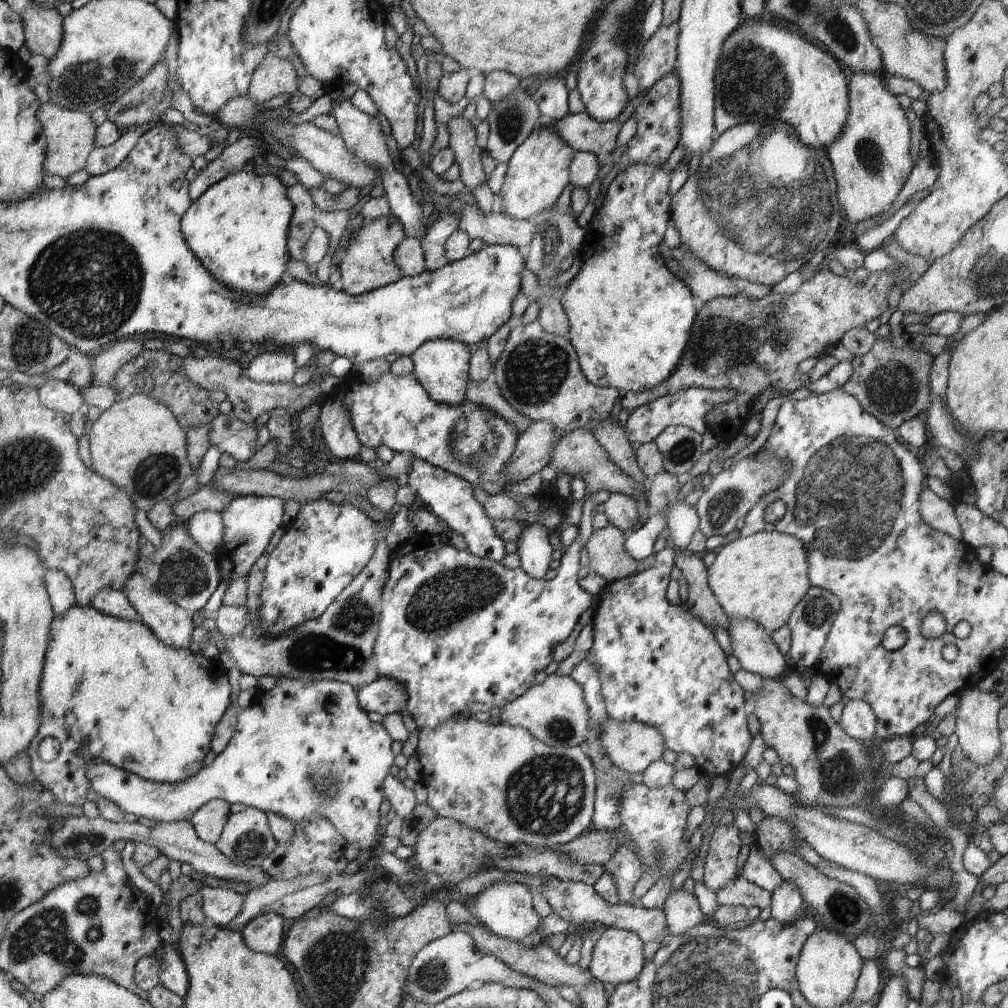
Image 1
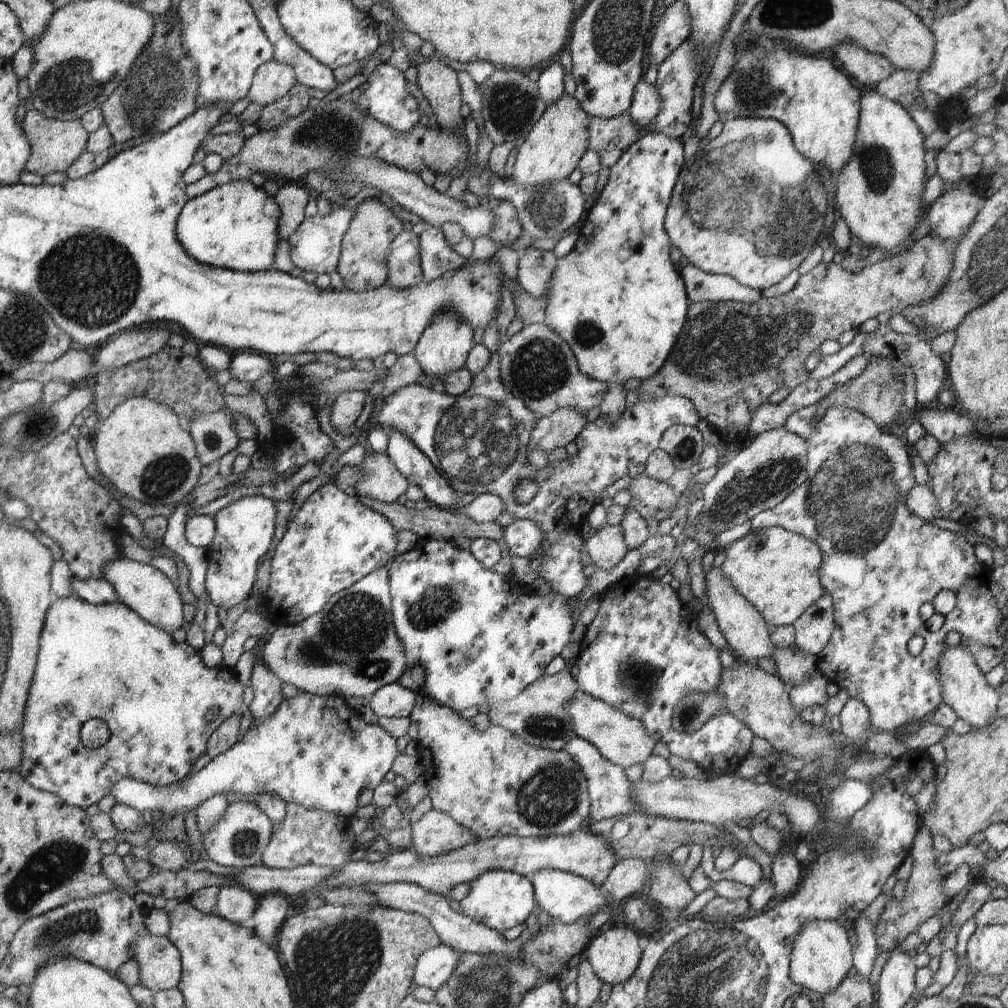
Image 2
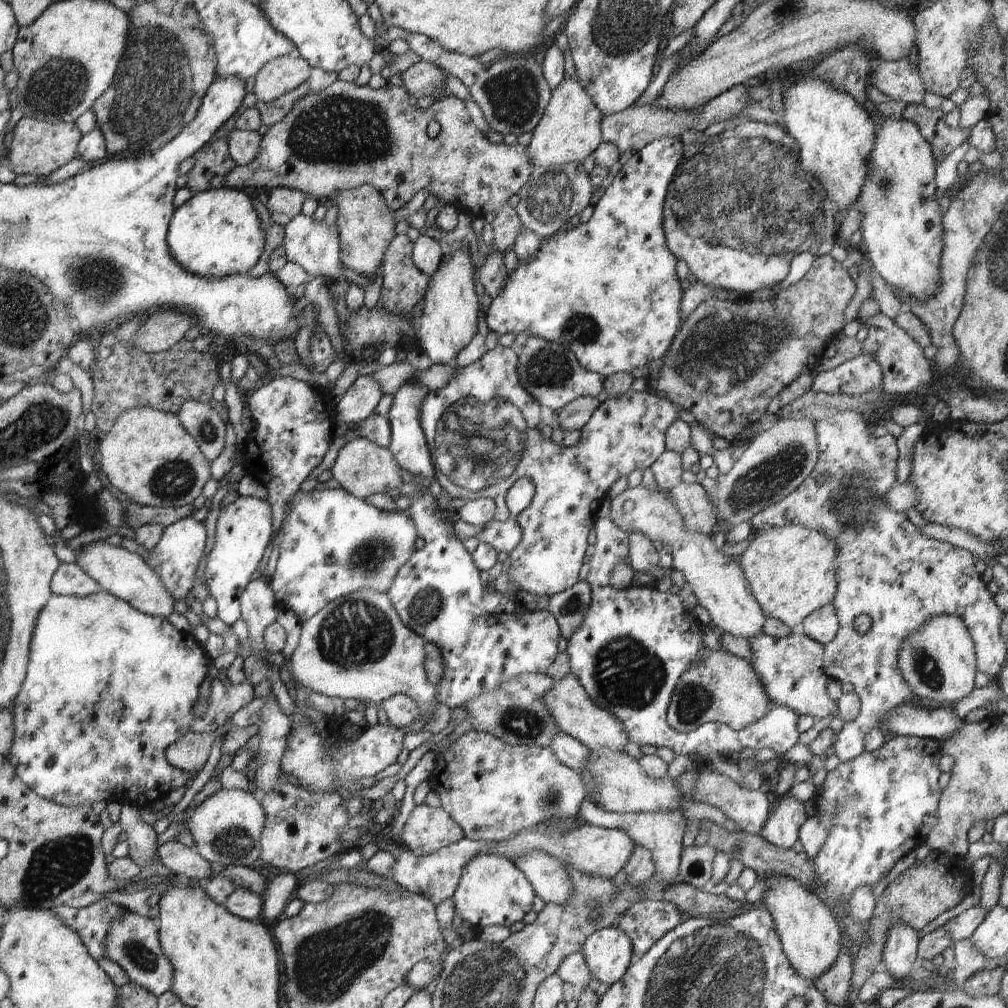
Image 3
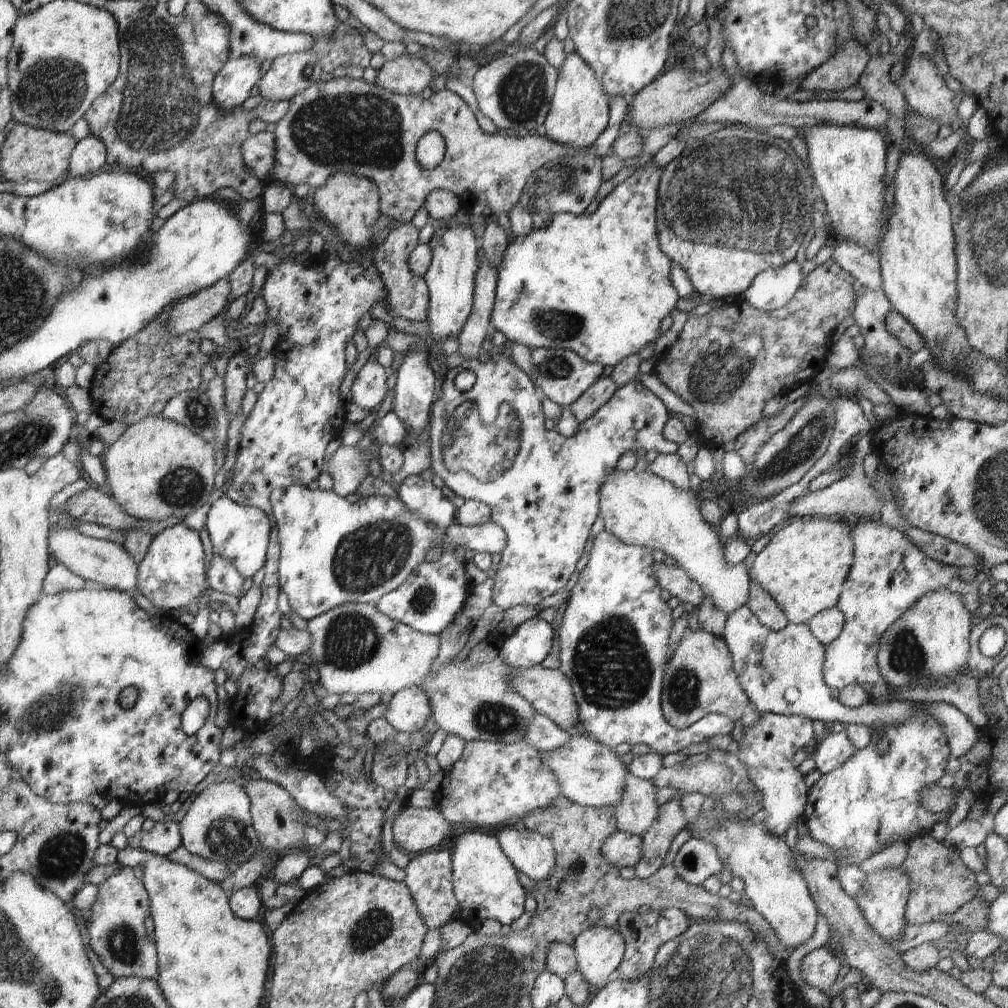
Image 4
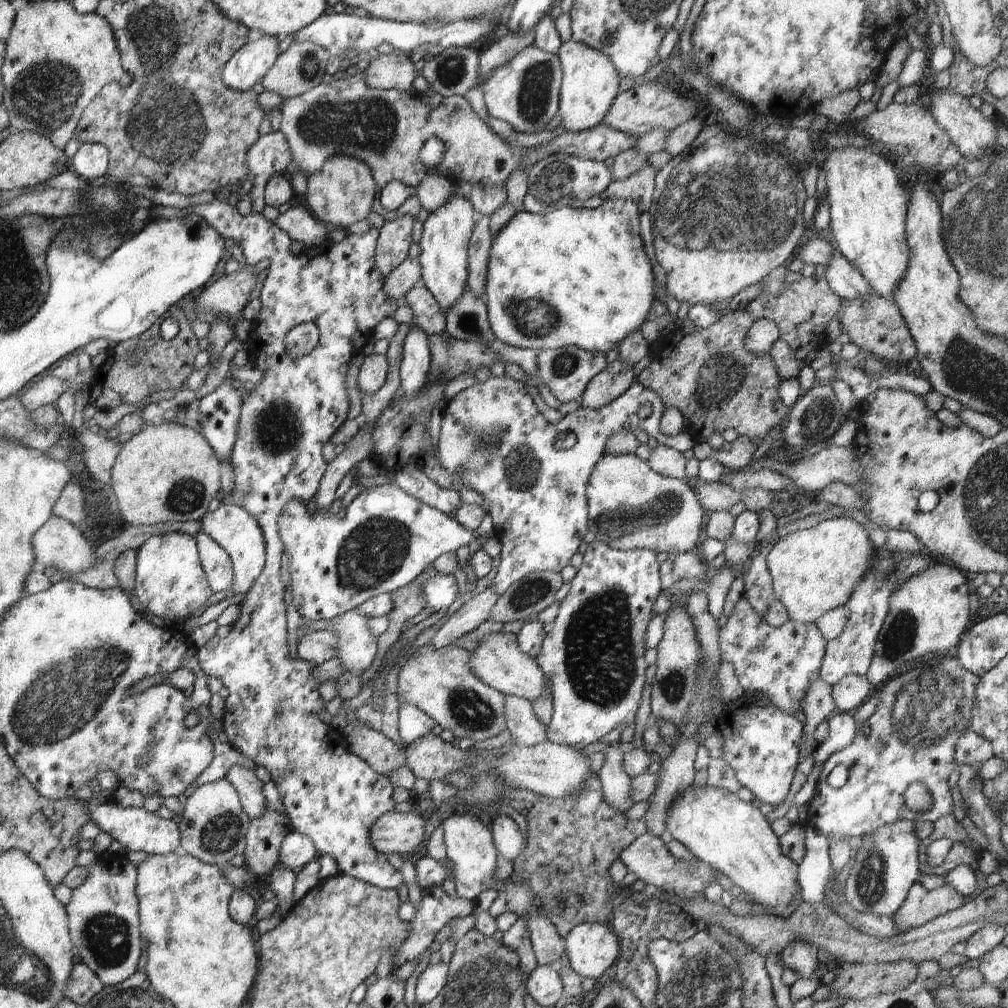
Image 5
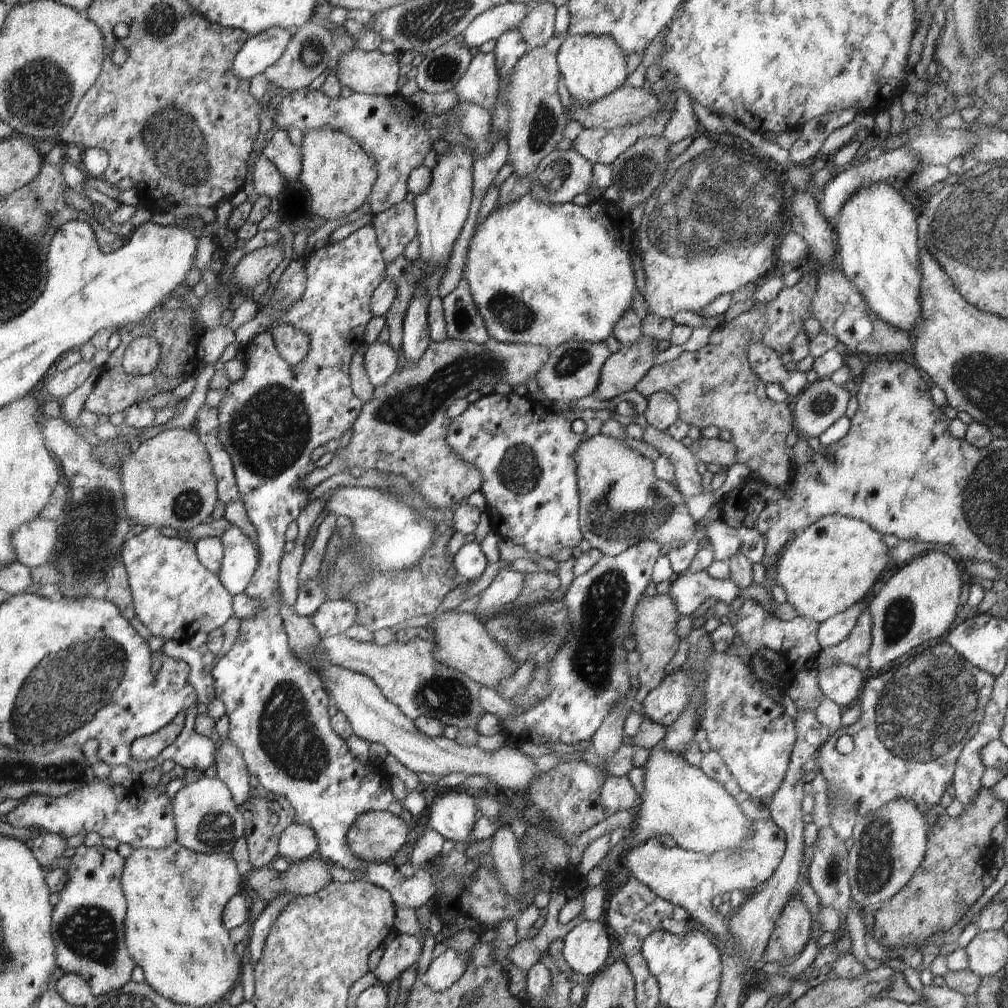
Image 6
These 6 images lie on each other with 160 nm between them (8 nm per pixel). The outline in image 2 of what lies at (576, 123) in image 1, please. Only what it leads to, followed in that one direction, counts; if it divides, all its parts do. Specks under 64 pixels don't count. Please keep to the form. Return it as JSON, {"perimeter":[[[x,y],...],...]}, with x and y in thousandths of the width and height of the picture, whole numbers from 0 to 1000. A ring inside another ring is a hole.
{"perimeter":[[[623,110],[607,117],[584,116],[584,148],[595,154],[596,167],[609,165],[635,137],[635,128]]]}

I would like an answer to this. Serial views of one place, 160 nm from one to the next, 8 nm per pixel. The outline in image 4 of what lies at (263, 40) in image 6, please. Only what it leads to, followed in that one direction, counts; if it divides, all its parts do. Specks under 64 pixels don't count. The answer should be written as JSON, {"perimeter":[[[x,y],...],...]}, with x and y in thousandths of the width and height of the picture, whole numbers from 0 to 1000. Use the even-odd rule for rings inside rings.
{"perimeter":[[[248,55],[228,56],[211,79],[210,93],[213,102],[228,111],[239,105],[248,95],[250,85],[259,78],[259,63]]]}

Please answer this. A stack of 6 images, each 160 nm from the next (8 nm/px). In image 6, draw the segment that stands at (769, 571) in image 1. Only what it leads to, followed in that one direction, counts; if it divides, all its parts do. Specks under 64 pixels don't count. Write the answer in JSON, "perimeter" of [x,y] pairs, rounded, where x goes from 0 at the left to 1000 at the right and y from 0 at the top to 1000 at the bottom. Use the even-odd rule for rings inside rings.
{"perimeter":[[[832,510],[813,514],[782,538],[767,565],[766,577],[778,583],[781,597],[790,604],[792,610],[813,619],[862,591],[883,555],[882,544],[875,534],[875,530],[860,518],[848,514]]]}

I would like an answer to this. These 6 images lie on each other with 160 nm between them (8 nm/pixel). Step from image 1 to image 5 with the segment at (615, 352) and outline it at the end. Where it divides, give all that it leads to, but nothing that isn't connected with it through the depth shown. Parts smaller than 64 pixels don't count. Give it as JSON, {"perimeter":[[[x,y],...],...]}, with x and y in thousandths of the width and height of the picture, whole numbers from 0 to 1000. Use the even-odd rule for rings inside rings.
{"perimeter":[[[602,197],[592,207],[580,207],[575,205],[560,205],[552,207],[538,214],[520,209],[514,209],[488,237],[484,251],[483,271],[481,272],[481,303],[486,325],[494,338],[508,342],[515,346],[557,346],[565,342],[575,344],[583,349],[599,350],[609,347],[620,333],[626,329],[635,327],[636,321],[645,310],[647,300],[657,298],[664,312],[672,312],[674,301],[669,295],[665,295],[653,283],[647,269],[647,263],[639,249],[639,241],[635,235],[635,213],[632,203],[619,197]]]}

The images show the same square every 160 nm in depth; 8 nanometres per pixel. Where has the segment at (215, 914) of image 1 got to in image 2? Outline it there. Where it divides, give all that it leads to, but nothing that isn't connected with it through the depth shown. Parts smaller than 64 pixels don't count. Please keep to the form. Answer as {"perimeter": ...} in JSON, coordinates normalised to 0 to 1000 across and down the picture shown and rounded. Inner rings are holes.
{"perimeter":[[[234,877],[217,880],[213,907],[234,917],[251,911],[256,891],[248,883]]]}

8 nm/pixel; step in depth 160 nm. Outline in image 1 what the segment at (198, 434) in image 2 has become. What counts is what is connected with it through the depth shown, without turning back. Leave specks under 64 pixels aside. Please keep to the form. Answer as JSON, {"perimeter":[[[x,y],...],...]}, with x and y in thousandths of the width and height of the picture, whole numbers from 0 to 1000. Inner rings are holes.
{"perimeter":[[[218,410],[207,420],[206,437],[219,450],[228,450],[234,457],[246,457],[253,450],[255,427],[228,411]]]}

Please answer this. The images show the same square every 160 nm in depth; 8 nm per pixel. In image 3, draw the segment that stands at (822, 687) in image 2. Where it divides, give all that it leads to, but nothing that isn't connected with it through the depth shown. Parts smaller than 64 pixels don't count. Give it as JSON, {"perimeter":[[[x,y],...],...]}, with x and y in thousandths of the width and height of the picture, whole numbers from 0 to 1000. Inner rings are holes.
{"perimeter":[[[592,514],[589,518],[591,528],[591,540],[589,550],[584,557],[585,569],[580,577],[583,577],[587,585],[587,597],[579,611],[579,617],[573,625],[567,627],[563,636],[563,651],[565,651],[566,669],[569,669],[581,688],[587,695],[607,710],[615,712],[619,726],[625,737],[633,741],[641,739],[649,741],[665,742],[669,748],[688,752],[693,759],[703,760],[708,753],[724,753],[725,748],[734,746],[738,742],[754,744],[762,742],[770,748],[776,749],[792,737],[794,726],[790,722],[792,706],[780,702],[780,700],[766,701],[766,704],[756,714],[740,720],[737,724],[730,725],[722,718],[704,716],[692,724],[685,727],[673,727],[663,720],[661,715],[662,704],[665,698],[667,687],[671,685],[671,679],[675,671],[690,657],[694,657],[694,649],[698,647],[696,637],[697,619],[688,613],[688,606],[683,606],[678,601],[676,593],[665,586],[656,587],[647,581],[627,578],[622,583],[613,585],[605,581],[605,568],[613,558],[624,560],[624,534],[623,529],[615,526],[605,514]]]}

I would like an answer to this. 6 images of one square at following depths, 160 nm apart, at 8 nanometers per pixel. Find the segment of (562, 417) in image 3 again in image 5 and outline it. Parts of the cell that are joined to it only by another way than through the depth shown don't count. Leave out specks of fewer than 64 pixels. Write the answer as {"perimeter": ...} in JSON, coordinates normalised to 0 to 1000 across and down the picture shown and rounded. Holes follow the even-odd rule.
{"perimeter":[[[611,356],[603,360],[583,380],[575,395],[576,403],[584,406],[594,406],[611,397],[627,380],[631,379],[629,364],[622,359]]]}

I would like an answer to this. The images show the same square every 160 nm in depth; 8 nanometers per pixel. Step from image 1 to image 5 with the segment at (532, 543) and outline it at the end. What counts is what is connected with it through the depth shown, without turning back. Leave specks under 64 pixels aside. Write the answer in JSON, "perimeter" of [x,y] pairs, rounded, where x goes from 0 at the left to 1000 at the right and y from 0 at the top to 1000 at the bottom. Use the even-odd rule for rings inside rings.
{"perimeter":[[[390,478],[363,483],[349,496],[340,514],[328,512],[326,506],[316,507],[297,496],[287,496],[277,512],[277,529],[282,546],[288,548],[289,599],[300,613],[313,617],[332,614],[368,593],[407,579],[425,565],[438,550],[464,542],[470,536],[471,528],[456,522],[448,510],[443,511],[417,498]]]}

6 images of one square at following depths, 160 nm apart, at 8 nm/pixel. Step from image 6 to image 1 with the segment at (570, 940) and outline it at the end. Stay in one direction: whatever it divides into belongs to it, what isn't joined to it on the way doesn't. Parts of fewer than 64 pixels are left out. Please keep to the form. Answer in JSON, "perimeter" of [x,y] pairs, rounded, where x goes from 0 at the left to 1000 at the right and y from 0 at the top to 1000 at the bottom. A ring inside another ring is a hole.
{"perimeter":[[[601,920],[589,937],[584,964],[596,975],[618,977],[635,966],[639,953],[639,936],[632,927]]]}

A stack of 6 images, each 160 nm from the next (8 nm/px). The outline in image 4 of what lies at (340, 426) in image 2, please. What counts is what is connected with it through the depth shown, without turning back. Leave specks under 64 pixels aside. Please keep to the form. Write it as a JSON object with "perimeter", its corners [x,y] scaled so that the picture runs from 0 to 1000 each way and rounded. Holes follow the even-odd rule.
{"perimeter":[[[367,356],[351,375],[348,385],[349,399],[357,405],[373,407],[387,388],[383,375],[381,364],[373,357]]]}

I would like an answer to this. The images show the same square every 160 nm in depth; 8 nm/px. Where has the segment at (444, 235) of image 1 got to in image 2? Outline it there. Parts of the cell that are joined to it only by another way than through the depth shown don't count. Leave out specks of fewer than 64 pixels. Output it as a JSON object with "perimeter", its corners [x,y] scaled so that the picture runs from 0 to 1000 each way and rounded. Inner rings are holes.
{"perimeter":[[[436,224],[423,225],[416,237],[416,253],[422,280],[456,268],[465,260],[465,257],[448,248]]]}

